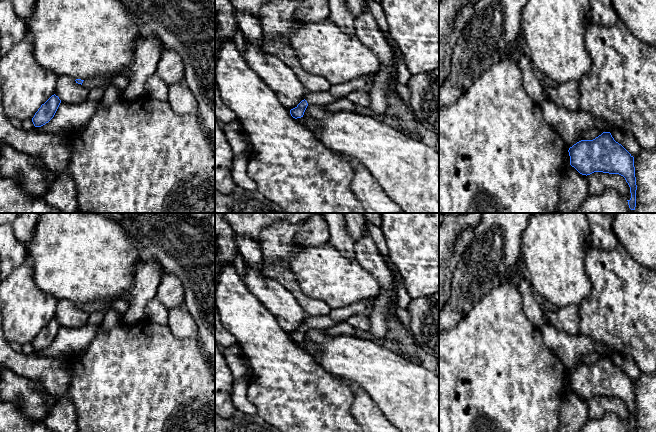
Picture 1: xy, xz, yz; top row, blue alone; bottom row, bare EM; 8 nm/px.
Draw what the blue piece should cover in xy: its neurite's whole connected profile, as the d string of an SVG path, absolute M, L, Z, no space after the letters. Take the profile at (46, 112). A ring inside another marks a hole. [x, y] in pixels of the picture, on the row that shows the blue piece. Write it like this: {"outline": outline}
{"outline": "M55 94L52 95L35 113L32 122L35 127L41 127L48 123L55 115L61 100Z"}

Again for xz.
{"outline": "M329 91L317 94L308 93L304 100L302 100L295 108L290 110L290 114L293 118L297 119L303 117L309 104L327 106L334 103L337 103L337 100L330 94Z"}

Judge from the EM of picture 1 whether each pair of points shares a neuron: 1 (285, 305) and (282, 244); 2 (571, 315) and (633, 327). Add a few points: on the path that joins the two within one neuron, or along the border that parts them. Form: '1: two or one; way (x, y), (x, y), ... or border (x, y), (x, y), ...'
1: two; border (264, 275), (277, 280), (291, 293), (299, 305)
2: two; border (577, 305), (579, 332)

